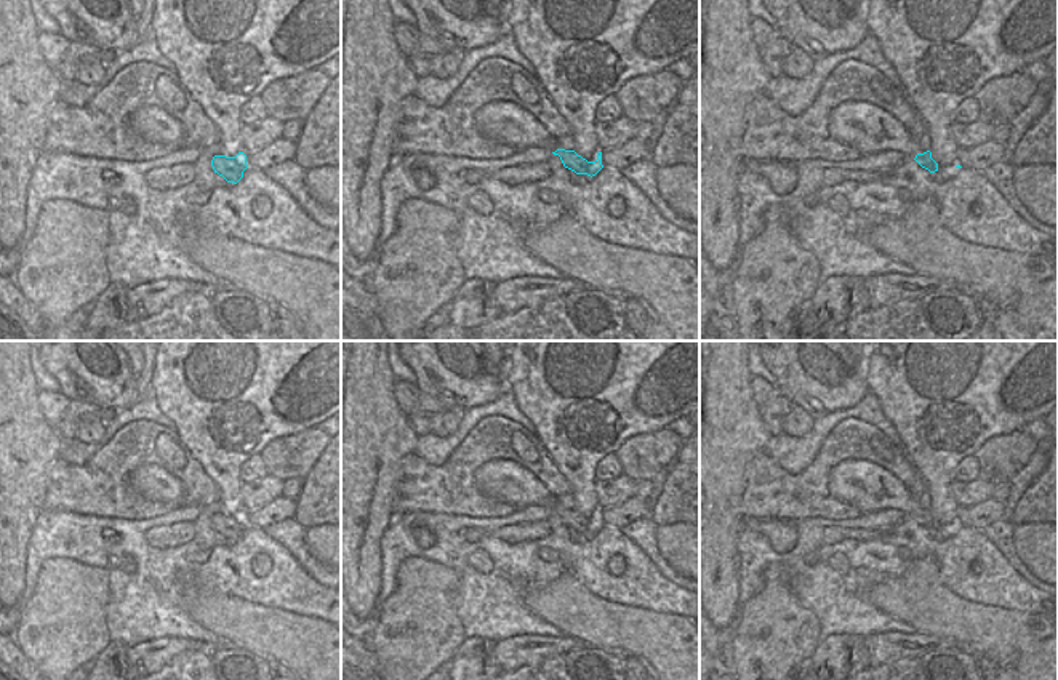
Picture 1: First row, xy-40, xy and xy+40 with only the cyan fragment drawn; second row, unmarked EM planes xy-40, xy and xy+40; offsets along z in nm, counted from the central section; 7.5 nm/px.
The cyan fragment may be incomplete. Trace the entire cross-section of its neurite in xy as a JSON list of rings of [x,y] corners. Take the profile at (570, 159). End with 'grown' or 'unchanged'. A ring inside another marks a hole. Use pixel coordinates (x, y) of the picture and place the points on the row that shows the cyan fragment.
[[[488,102],[475,114],[479,133],[491,141],[498,141],[523,149],[549,149],[559,155],[563,166],[576,174],[595,176],[602,168],[602,152],[595,162],[587,162],[575,150],[565,150],[559,146],[547,130],[525,109],[512,102]]]; grown

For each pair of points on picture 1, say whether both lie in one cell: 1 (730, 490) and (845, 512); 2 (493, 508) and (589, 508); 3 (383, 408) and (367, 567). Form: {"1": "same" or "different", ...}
{"1": "different", "2": "different", "3": "same"}

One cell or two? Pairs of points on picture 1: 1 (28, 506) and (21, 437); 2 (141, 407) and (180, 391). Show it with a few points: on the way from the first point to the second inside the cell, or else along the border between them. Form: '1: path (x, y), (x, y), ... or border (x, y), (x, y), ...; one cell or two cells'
1: path (28, 488), (28, 461), (21, 455); one cell
2: border (154, 396), (159, 408), (173, 423), (175, 431); two cells

